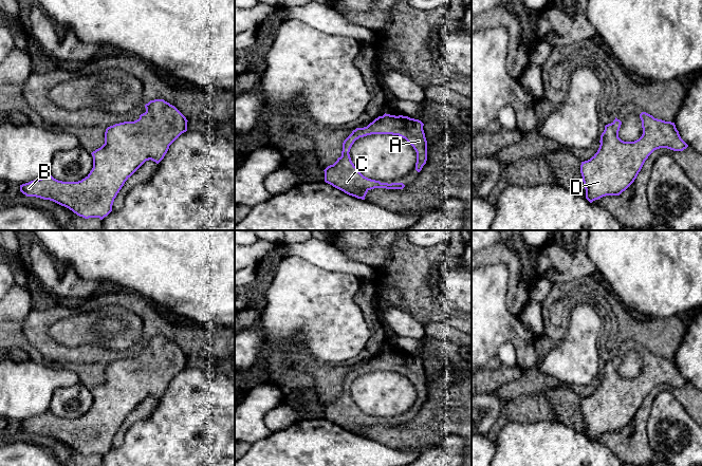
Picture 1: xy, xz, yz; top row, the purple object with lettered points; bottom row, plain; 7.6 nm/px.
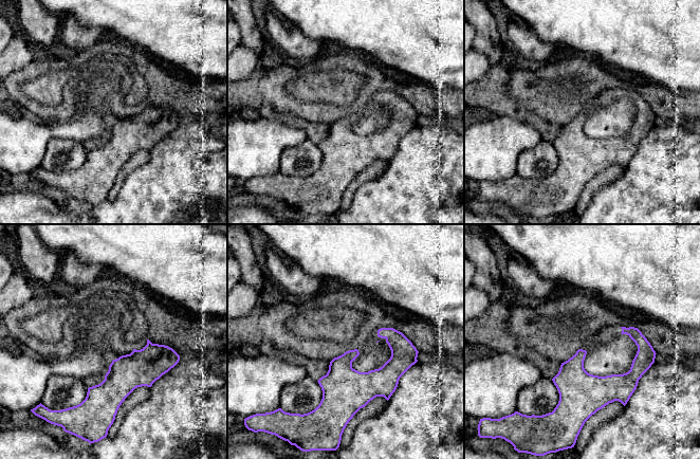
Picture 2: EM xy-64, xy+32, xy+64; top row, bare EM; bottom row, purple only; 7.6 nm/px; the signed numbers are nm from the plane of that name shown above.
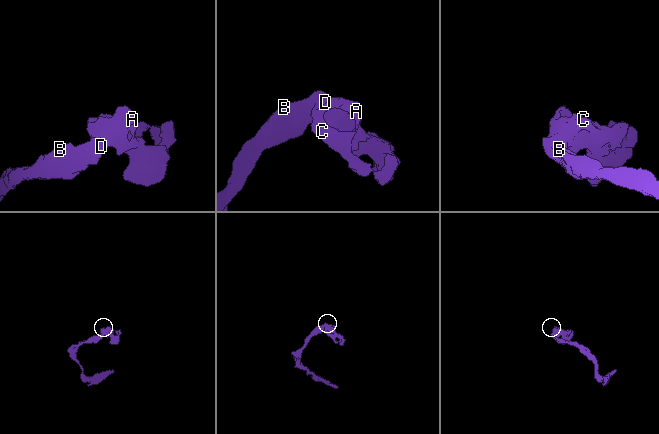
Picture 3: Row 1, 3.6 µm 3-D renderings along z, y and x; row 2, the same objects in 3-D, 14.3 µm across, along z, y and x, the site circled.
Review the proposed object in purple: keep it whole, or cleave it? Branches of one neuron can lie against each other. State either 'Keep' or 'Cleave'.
Keep

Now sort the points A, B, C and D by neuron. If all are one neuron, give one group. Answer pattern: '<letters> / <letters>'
A B C D

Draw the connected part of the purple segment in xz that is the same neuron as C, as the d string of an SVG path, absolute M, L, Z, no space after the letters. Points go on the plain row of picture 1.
M384 351L367 364L356 365L344 377L341 393L328 403L325 408L325 418L345 430L365 436L367 429L374 425L403 426L403 420L381 420L364 413L354 403L350 394L350 386L359 374L371 371L392 371L405 375L417 389L415 407L420 409L427 397L427 377L423 367L424 360L403 352Z

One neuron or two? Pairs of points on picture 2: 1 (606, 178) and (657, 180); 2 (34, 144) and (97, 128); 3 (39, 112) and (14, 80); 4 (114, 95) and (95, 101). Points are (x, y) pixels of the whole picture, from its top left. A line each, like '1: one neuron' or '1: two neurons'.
1: two neurons
2: one neuron
3: one neuron
4: two neurons

